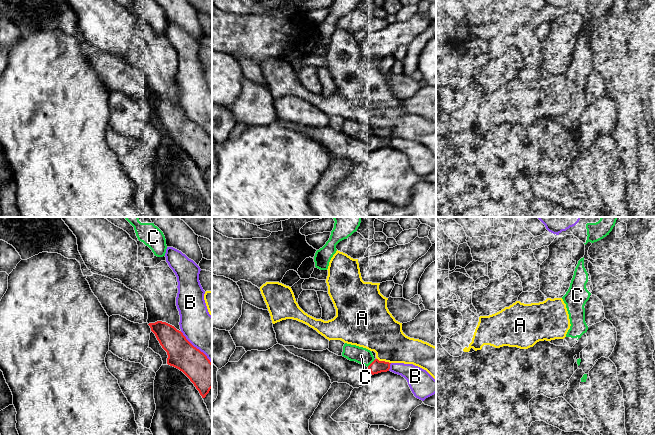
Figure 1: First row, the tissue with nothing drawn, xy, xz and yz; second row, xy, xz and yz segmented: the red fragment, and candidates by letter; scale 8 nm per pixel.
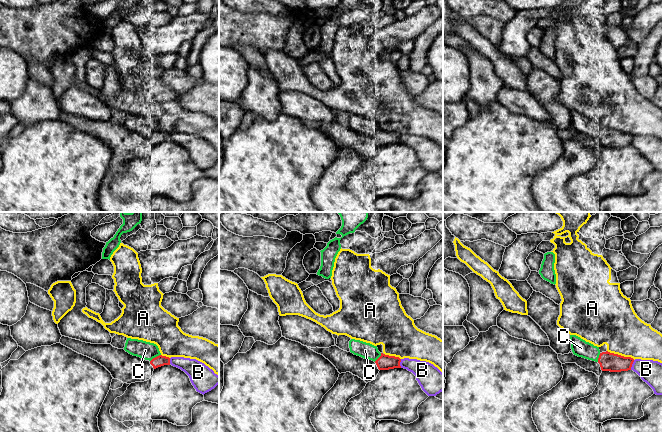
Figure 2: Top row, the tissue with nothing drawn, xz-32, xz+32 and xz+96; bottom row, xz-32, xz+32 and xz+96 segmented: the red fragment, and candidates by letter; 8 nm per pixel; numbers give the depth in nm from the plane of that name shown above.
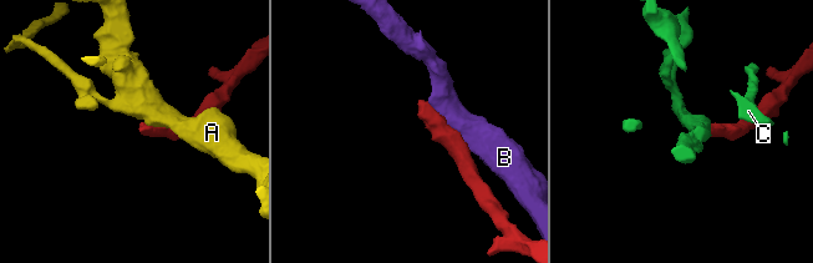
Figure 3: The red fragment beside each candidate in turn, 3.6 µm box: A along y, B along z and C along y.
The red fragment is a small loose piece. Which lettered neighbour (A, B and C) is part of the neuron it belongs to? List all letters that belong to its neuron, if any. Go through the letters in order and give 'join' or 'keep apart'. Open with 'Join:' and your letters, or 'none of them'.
Join: none of them
A: keep apart
B: keep apart
C: keep apart

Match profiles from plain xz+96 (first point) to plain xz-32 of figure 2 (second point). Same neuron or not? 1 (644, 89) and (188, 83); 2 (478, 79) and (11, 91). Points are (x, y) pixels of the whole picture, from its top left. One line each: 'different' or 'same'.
1: same
2: different

